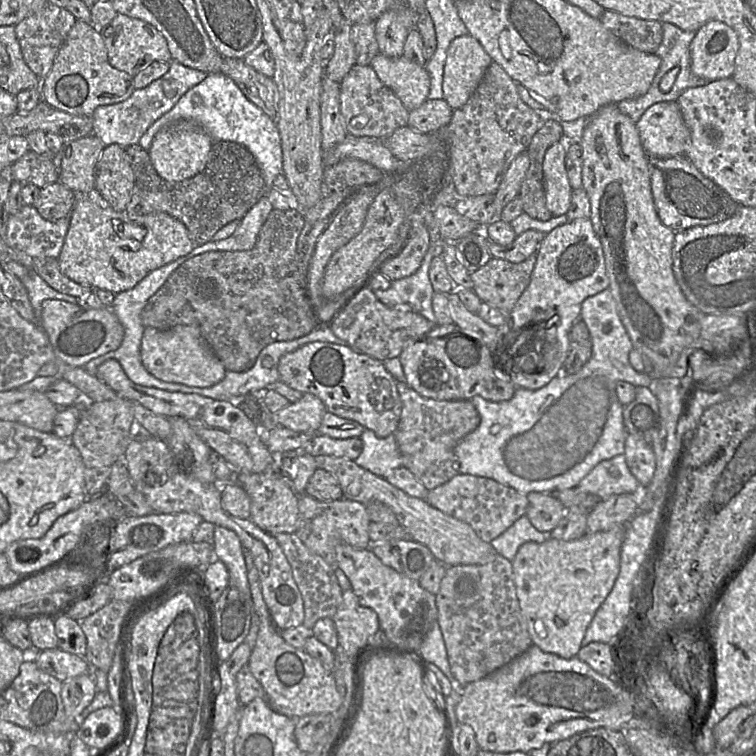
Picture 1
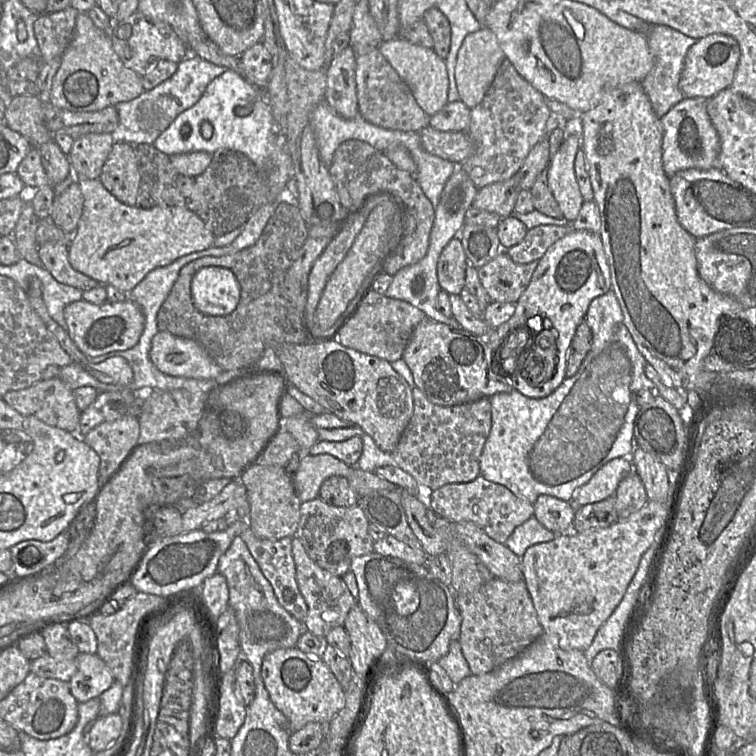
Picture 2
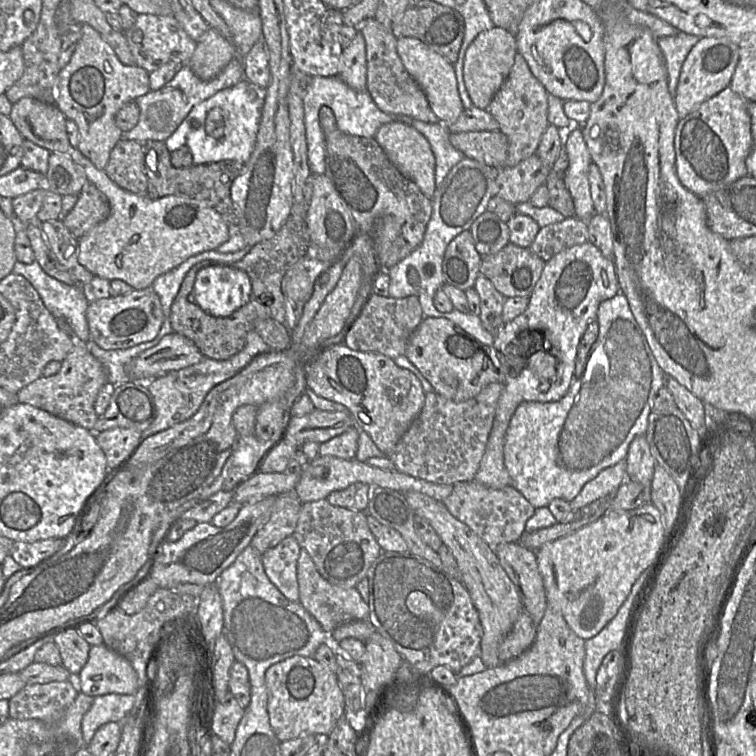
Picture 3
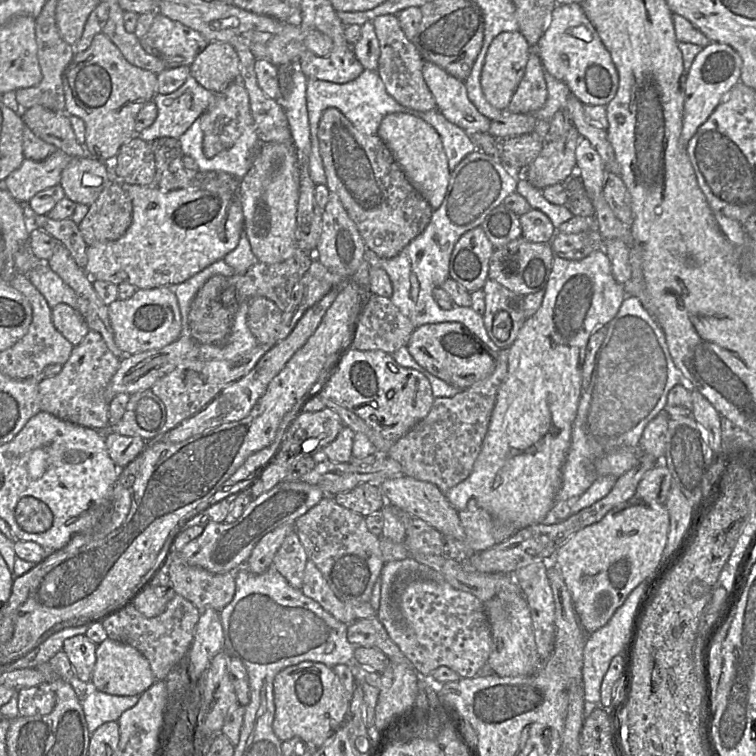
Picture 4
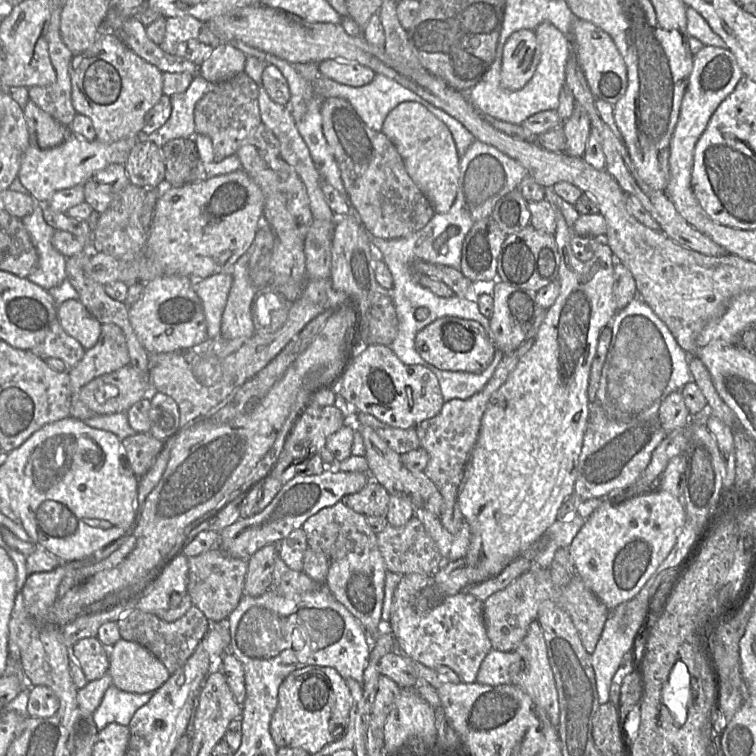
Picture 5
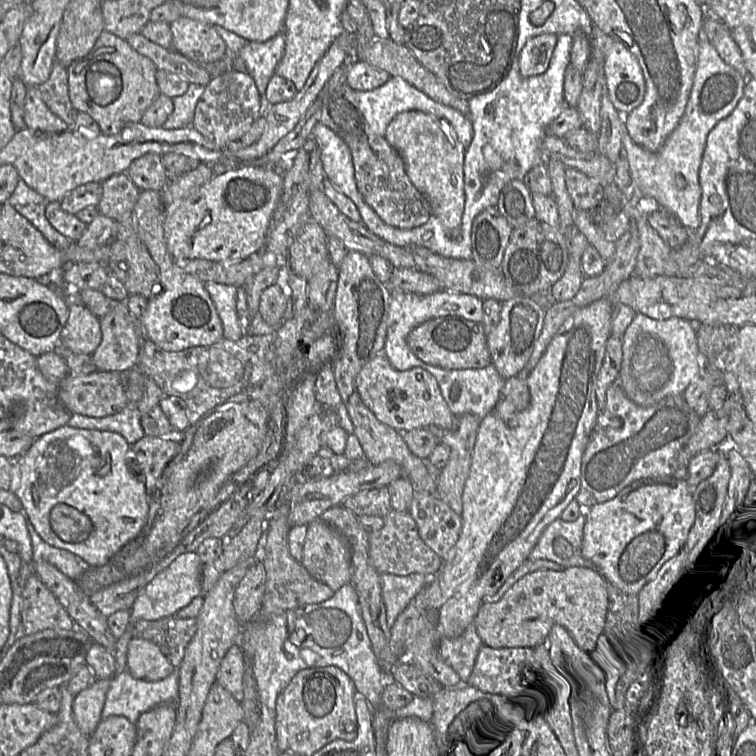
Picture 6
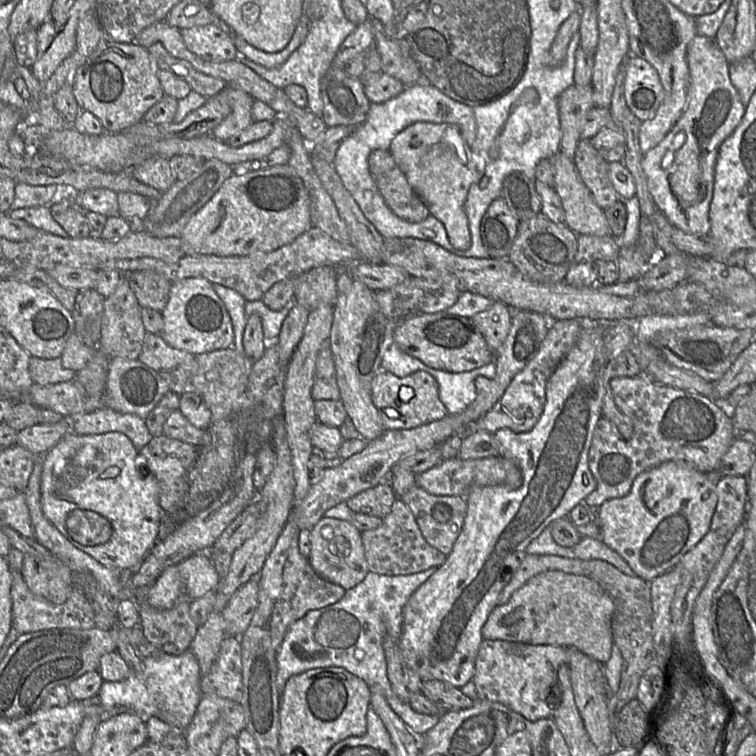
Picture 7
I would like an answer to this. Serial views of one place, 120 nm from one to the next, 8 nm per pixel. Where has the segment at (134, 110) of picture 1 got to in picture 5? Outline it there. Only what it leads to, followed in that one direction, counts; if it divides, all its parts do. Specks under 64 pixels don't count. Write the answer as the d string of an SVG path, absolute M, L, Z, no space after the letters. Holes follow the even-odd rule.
M196 75L183 93L170 96L171 114L165 124L154 135L145 135L145 139L153 139L159 146L176 138L193 138L196 134L194 109L197 102L214 84Z

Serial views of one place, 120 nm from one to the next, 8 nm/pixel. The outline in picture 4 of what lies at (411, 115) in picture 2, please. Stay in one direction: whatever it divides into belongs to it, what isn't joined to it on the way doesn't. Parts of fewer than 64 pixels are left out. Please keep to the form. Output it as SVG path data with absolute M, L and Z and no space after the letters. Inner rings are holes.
M384 14L372 21L380 47L377 73L382 79L387 93L399 104L417 111L437 109L435 98L423 78L424 59L413 43L402 31L397 15Z

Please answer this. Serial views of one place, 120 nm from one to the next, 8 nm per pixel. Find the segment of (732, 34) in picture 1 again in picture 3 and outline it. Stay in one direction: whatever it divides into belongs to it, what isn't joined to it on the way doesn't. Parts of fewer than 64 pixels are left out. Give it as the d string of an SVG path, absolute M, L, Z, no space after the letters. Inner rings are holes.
M708 37L699 39L688 53L680 73L675 95L675 106L682 119L729 87L739 61L737 46L726 38Z

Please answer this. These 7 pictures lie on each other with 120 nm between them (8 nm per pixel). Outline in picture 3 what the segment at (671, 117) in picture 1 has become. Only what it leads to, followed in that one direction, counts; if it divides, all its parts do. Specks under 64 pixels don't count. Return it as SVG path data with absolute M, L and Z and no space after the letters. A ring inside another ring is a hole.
M728 87L679 120L674 139L675 167L686 189L704 197L748 176L746 158L753 139L747 103Z

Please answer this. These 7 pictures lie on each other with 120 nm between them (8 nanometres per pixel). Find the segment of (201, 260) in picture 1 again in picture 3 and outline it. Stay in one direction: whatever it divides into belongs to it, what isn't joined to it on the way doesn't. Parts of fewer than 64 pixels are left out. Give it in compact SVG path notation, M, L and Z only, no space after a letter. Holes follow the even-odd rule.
M290 215L272 238L253 246L241 260L233 264L226 264L225 266L245 272L251 286L248 300L226 317L214 317L205 313L194 300L194 282L197 272L206 266L218 264L207 260L195 264L185 275L171 304L169 322L173 333L191 340L204 357L223 361L228 360L243 349L247 334L254 330L256 320L272 318L284 324L286 299L281 290L281 281L285 273L307 255L310 242L306 222L301 219L294 219Z

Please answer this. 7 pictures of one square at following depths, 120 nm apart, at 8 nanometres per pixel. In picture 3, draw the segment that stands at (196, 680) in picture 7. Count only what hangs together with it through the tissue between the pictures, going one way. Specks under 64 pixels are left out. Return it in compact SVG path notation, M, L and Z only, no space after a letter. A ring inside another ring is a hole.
M109 693L94 697L82 720L82 737L86 746L102 725L109 722L121 723L132 710L135 700L132 694Z

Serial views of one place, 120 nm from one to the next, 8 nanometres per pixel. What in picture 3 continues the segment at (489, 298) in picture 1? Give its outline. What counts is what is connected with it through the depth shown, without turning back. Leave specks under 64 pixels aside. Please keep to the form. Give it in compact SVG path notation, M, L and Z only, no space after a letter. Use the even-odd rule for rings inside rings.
M508 243L499 252L486 256L480 265L480 274L489 279L494 287L506 298L524 297L531 294L539 280L545 261L530 251Z

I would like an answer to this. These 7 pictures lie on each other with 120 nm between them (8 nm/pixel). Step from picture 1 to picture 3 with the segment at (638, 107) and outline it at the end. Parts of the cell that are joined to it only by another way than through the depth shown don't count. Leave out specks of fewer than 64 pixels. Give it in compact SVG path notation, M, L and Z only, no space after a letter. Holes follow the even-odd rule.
M679 32L675 36L657 38L657 45L664 58L667 70L668 89L674 98L683 63L699 39L697 36L684 32Z

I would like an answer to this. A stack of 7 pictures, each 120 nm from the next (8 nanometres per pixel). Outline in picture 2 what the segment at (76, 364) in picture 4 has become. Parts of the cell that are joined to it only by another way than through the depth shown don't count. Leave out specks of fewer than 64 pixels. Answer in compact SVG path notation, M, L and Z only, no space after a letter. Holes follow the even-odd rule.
M58 377L40 380L27 388L7 392L2 400L21 415L33 416L49 426L70 432L75 438L82 439L79 430L81 411L76 405L73 390L67 387Z

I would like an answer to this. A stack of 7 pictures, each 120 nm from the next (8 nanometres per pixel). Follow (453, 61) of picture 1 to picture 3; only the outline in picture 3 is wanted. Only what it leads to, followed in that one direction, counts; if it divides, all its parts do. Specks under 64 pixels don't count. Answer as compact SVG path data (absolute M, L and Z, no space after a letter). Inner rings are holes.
M501 27L480 32L468 46L463 64L463 80L474 107L486 109L505 82L517 54L515 34Z

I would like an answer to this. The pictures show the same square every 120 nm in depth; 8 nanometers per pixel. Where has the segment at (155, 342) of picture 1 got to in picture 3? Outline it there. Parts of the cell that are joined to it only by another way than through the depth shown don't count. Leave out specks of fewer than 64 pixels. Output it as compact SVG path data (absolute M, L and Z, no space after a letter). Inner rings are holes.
M171 333L165 335L156 346L134 358L128 365L128 376L132 382L148 388L152 380L195 365L203 358L191 340Z

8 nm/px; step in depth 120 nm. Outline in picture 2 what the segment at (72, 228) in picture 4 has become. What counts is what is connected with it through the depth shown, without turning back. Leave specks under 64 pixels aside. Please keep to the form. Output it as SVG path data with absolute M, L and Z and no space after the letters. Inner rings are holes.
M46 242L40 245L38 253L43 267L57 282L80 291L88 291L101 285L73 269L68 259L68 243Z

